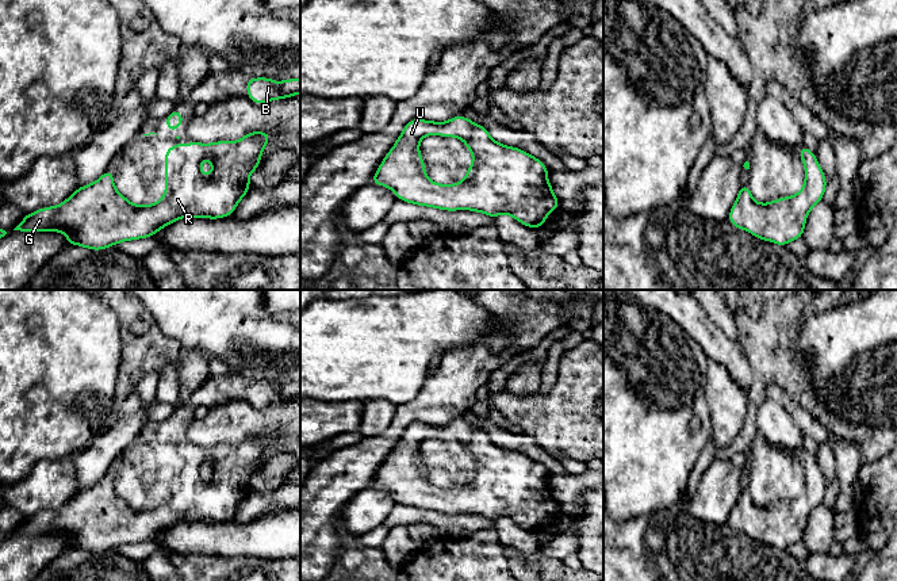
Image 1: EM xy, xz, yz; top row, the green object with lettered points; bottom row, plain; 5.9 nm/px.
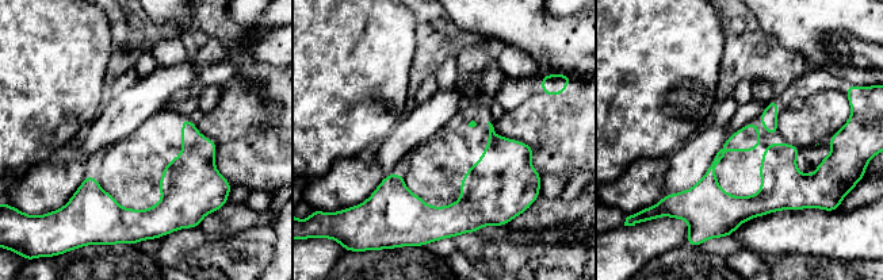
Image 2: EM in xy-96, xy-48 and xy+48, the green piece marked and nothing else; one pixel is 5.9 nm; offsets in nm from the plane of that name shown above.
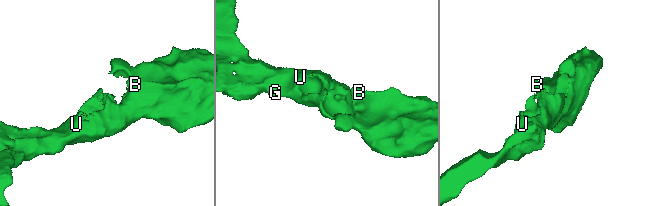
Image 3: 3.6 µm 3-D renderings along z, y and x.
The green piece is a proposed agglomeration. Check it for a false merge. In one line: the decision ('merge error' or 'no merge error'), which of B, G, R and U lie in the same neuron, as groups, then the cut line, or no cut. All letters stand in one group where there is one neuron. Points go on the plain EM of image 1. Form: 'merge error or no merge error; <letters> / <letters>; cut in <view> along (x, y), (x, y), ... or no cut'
no merge error; B G R U; no cut

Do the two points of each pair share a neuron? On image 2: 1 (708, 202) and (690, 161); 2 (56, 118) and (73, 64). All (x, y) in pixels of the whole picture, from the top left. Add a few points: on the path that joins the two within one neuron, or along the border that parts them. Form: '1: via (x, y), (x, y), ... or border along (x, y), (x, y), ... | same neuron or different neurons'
1: border along (717, 152), (711, 165), (691, 187), (671, 194) | different neurons
2: via (56, 104), (56, 81), (60, 77) | same neuron

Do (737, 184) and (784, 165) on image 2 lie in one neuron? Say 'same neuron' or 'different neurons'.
same neuron

